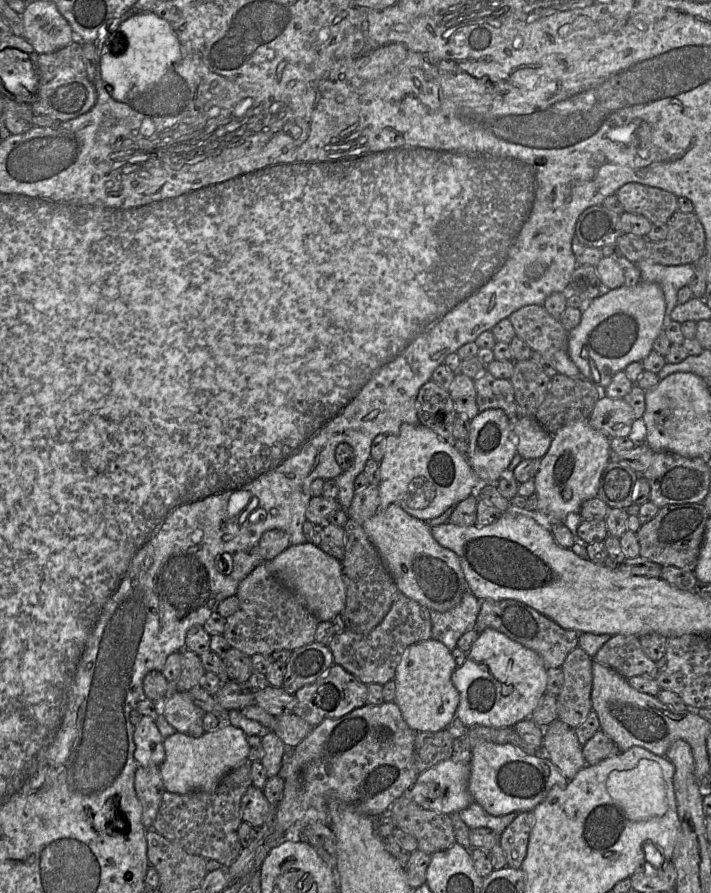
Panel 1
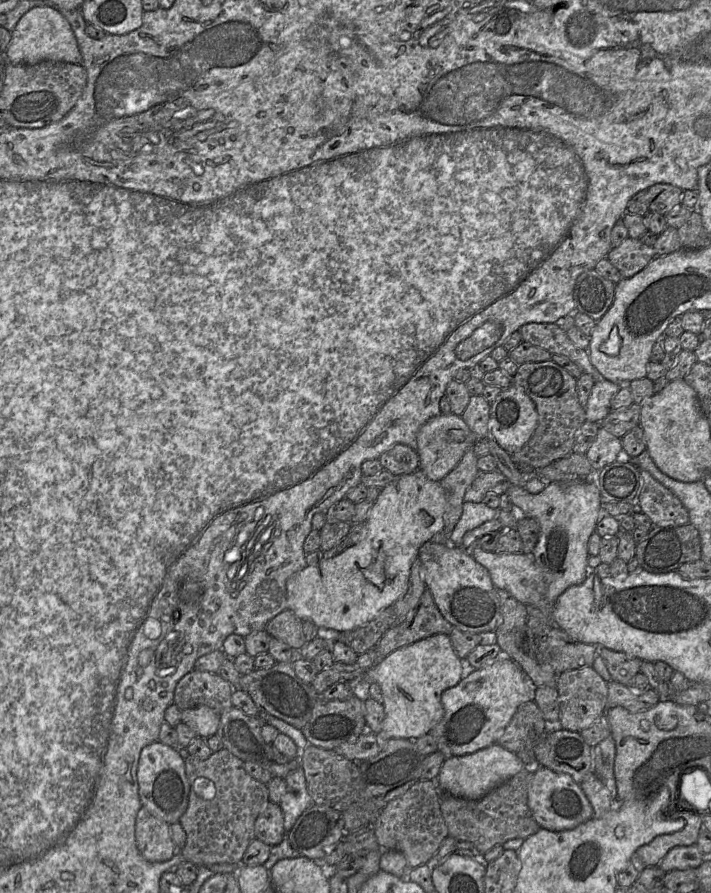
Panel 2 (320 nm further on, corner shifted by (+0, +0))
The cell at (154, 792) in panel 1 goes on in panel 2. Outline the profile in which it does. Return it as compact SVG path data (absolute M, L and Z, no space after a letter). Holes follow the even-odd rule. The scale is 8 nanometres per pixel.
M141 807L136 816L136 846L144 859L165 862L175 855L175 844L170 834L170 824Z

